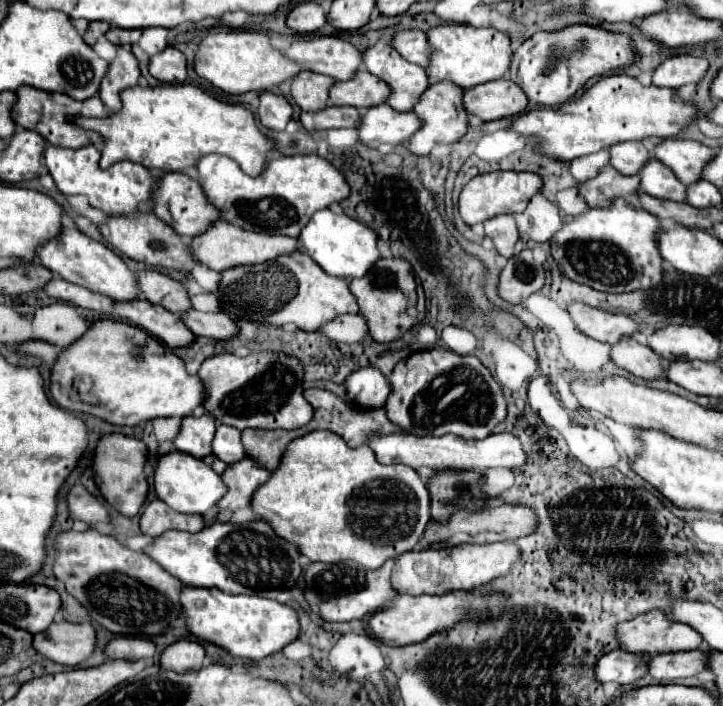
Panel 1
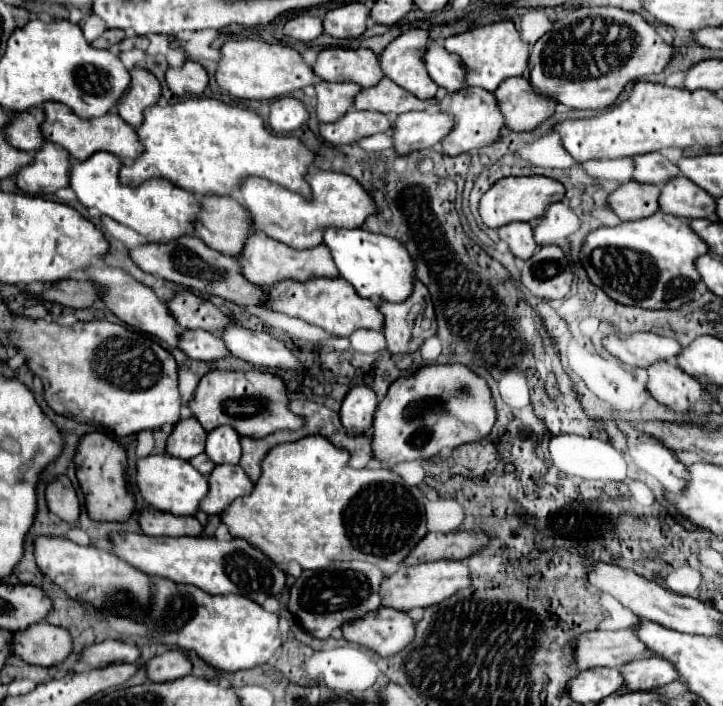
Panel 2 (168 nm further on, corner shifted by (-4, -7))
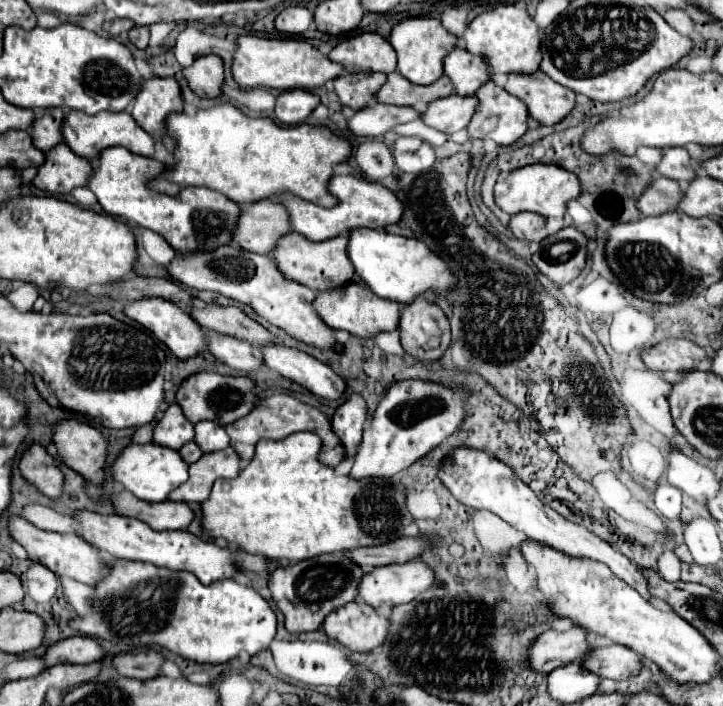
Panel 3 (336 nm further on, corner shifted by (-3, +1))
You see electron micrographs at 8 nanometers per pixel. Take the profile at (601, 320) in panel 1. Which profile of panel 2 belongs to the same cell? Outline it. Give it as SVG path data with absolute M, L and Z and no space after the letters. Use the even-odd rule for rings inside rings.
M636 332L626 338L610 334L602 340L602 344L612 356L622 360L624 364L638 368L646 368L658 360L674 358L678 350L682 350L682 346L676 340L652 332Z

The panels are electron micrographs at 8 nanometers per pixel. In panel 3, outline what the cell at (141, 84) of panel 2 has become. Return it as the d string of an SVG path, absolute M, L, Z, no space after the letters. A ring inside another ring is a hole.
M151 78L143 82L141 92L133 102L131 116L143 130L147 130L147 134L161 142L167 152L173 152L175 140L165 132L165 120L167 114L175 112L183 112L179 82L175 78Z

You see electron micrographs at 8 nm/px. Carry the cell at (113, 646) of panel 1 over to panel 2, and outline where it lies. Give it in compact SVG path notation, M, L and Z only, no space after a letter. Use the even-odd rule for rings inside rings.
M104 640L100 644L86 648L80 660L90 664L92 668L104 668L114 662L138 662L140 648L128 642L120 642L120 640Z

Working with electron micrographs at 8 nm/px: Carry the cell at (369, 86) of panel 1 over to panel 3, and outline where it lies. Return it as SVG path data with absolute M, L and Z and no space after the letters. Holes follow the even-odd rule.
M393 72L387 76L387 82L377 92L377 100L383 104L417 106L417 104L429 104L437 98L445 98L449 94L453 94L453 84L445 74L429 86L413 86L407 78L401 78L401 74Z

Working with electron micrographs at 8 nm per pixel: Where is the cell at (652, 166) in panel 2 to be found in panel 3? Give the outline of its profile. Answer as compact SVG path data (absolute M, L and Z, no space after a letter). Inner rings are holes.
M667 148L663 150L663 158L657 166L657 172L677 180L677 182L691 182L695 180L695 168L691 156L685 148Z

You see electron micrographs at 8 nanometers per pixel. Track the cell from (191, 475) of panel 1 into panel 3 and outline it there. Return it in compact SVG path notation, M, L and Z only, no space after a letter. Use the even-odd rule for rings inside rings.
M153 442L151 444L129 444L117 454L117 458L111 466L111 476L117 484L121 484L125 490L133 492L141 500L163 502L163 500L167 500L171 490L175 490L189 478L187 468L189 466L183 462L179 452L175 452L171 448L163 448Z

